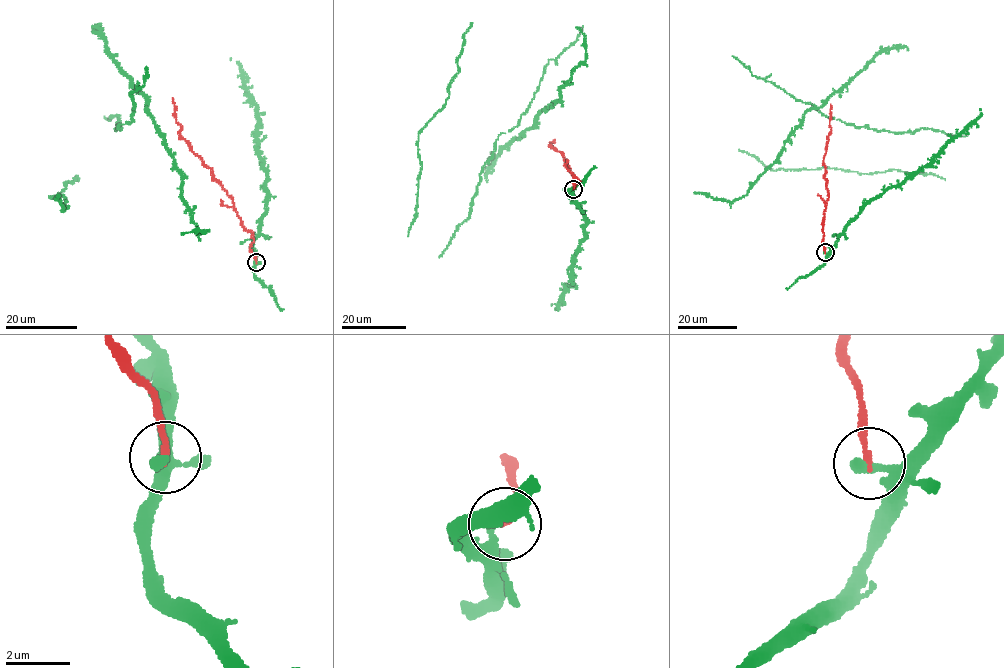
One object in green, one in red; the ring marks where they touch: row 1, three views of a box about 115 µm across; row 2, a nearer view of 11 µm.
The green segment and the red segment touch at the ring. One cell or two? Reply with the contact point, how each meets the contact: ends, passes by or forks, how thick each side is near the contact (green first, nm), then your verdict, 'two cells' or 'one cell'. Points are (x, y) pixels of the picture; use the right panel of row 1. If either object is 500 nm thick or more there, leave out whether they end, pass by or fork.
(825, 252) | green ends | red ends | 360/170 nm | two cells

